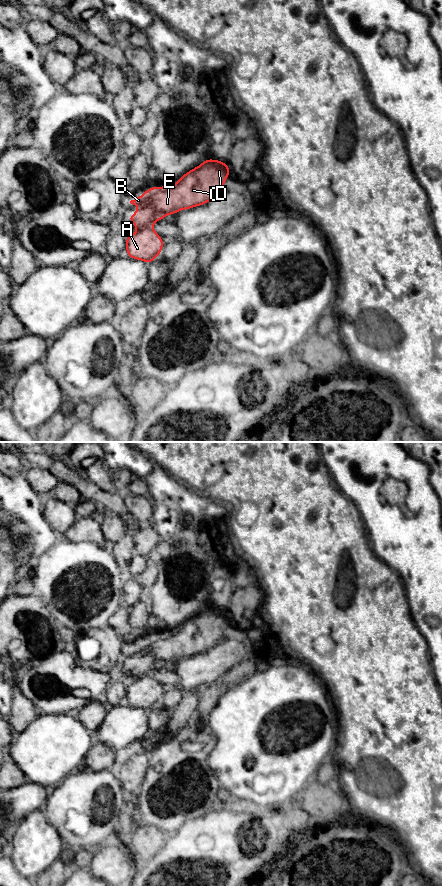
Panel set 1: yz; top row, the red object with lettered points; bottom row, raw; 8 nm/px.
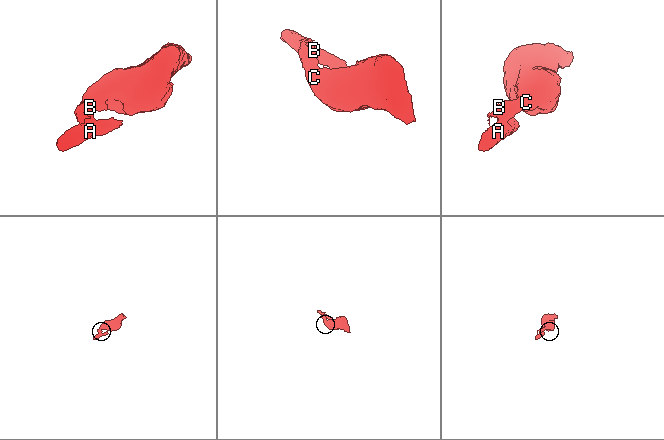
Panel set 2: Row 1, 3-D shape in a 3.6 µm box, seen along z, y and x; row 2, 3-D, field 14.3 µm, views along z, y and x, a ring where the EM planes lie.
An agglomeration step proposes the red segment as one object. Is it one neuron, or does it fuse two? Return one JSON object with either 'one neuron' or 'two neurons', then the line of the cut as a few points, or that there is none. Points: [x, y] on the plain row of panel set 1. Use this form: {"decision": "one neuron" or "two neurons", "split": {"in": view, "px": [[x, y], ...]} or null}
{"decision": "two neurons", "split": {"in": "yz", "px": [[151, 674], [143, 674], [139, 677]]}}

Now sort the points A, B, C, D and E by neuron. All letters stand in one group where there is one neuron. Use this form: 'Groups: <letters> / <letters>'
Groups: A / B C D E

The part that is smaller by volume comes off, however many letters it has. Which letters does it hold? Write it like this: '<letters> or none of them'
A

